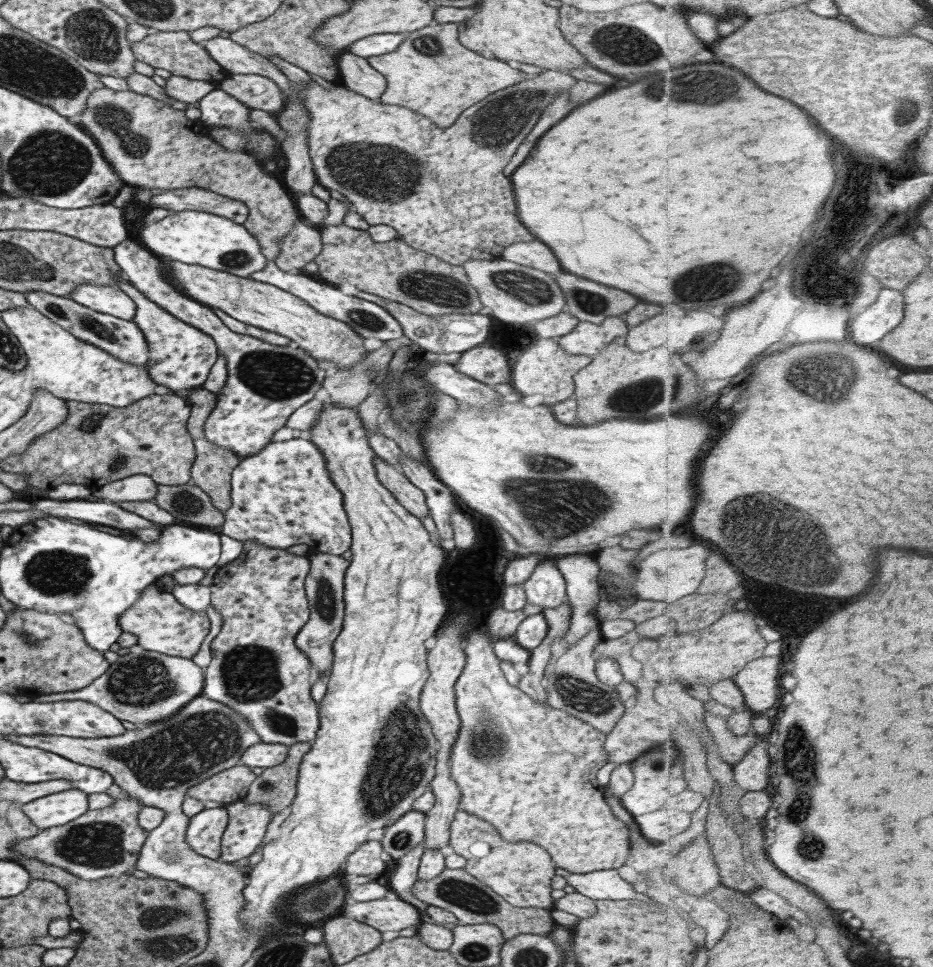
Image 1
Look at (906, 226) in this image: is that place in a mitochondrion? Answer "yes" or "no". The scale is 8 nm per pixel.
no

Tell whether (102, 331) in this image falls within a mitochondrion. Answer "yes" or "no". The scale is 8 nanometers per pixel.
yes

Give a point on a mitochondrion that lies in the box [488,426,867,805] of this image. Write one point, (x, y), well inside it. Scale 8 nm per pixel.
(801, 542)

